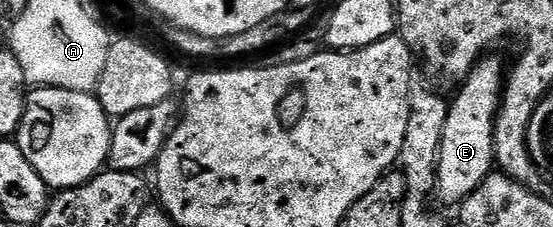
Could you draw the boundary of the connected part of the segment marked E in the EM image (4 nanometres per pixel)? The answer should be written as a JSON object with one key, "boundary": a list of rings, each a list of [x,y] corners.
{"boundary":[[[481,56],[448,106],[446,131],[442,131],[440,158],[436,164],[436,193],[452,207],[465,201],[494,169],[494,127],[502,104],[506,65],[504,69],[503,63],[492,56]]]}

